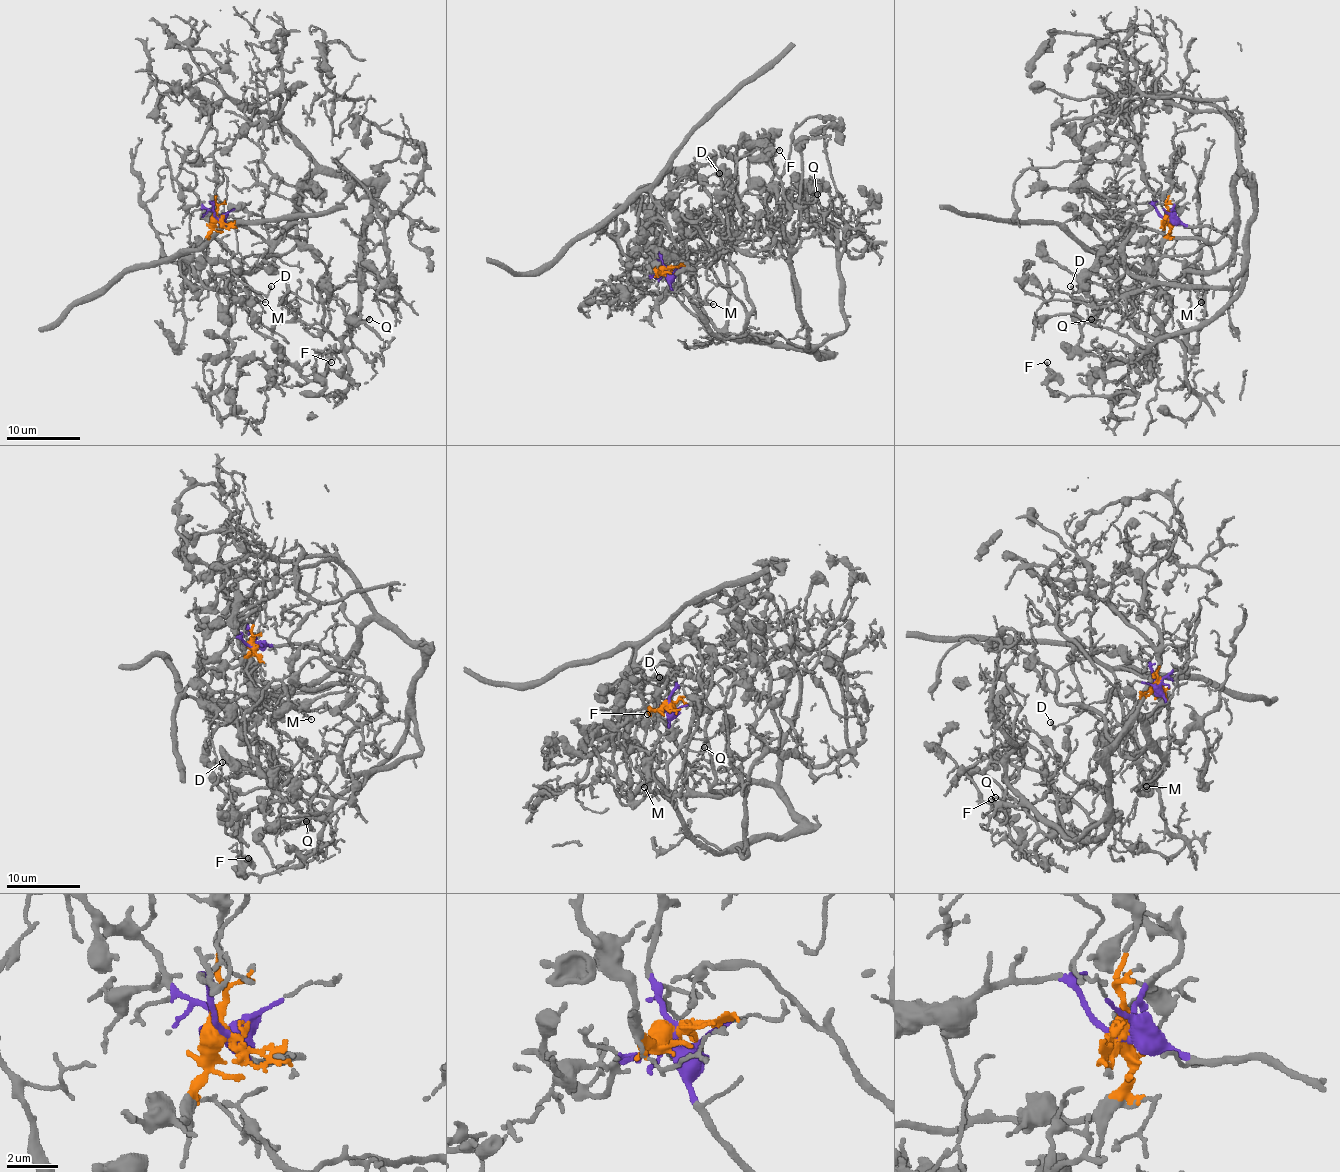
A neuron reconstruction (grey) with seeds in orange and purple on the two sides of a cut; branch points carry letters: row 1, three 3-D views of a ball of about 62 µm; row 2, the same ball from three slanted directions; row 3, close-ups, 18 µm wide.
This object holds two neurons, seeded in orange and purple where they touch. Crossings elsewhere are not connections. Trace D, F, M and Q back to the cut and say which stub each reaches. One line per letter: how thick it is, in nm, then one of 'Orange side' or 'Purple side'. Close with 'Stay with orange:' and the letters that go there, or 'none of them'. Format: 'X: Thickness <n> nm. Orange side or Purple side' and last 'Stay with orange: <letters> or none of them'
D: Thickness 140 nm. Orange side
F: Thickness 130 nm. Purple side
M: Thickness 130 nm. Orange side
Q: Thickness 160 nm. Purple side
Stay with orange: D, M

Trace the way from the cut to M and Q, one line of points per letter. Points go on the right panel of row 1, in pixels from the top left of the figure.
M: (1166, 218), (1170, 229), (1153, 244), (1092, 246), (1088, 250), (1127, 288), (1160, 274), (1194, 288), (1201, 301)
Q: (1166, 218), (1212, 226), (1232, 240), (1240, 172), (1253, 189), (1242, 288), (1208, 320), (1144, 347), (1090, 320)

